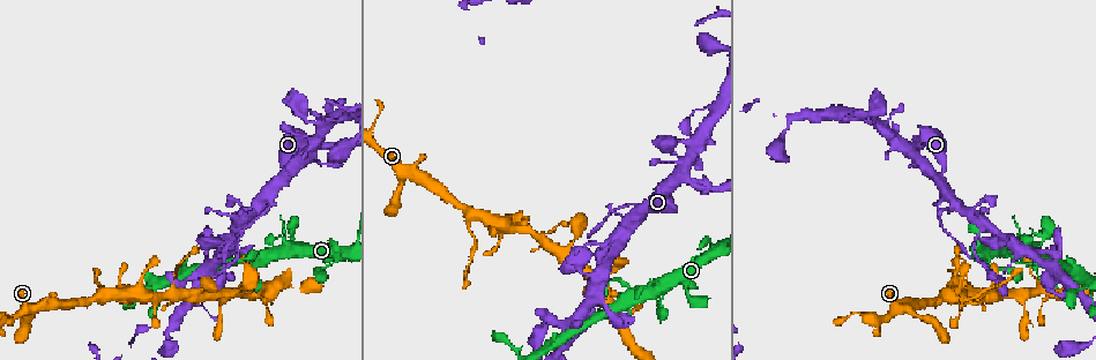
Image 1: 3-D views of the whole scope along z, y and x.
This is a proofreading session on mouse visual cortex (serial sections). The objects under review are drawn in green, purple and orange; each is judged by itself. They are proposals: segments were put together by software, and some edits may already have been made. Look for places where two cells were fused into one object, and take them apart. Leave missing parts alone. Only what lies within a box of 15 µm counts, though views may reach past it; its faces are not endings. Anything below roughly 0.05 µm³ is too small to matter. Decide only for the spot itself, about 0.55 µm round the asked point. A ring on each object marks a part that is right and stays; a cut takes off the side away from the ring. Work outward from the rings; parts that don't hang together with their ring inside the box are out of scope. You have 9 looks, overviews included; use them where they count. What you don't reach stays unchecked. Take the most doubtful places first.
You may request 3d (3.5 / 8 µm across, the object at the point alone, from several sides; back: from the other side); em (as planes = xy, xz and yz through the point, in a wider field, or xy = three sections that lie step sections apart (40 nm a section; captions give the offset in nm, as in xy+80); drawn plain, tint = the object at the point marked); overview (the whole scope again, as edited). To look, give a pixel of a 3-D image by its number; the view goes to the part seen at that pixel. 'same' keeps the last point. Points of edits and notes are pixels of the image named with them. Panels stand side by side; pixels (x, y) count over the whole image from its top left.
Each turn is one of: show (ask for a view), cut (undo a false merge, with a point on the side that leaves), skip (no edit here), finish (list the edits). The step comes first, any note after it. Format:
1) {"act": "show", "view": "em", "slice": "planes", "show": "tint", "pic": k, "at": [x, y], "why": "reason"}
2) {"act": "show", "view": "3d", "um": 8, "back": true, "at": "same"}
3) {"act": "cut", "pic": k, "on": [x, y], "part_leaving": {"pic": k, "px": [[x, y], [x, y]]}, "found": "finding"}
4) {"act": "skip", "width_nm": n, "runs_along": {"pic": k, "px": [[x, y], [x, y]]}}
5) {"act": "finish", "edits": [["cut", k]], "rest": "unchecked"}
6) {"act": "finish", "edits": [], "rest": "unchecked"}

{"act": "show", "view": "3d", "um": 8, "pic": 1, "at": [468, 218], "why": "small branch off a trunk"}

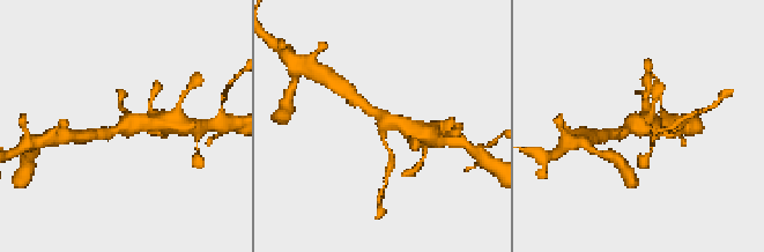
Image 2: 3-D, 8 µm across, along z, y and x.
{"act": "show", "view": "em", "slice": "xy", "step": 1, "show": "tint", "pic": 2, "at": [643, 130], "arms": 3, "arm_widths_nm": [150, 300, 500], "why": "now the EM"}

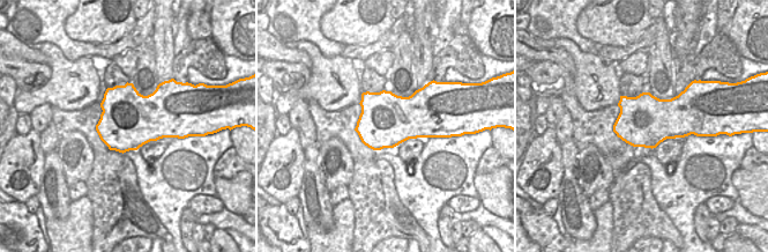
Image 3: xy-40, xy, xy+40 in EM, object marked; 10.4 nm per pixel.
{"act": "skip", "runs_along": {"pic": 2, "px": [[361, 103], [387, 121], [420, 131]]}, "found": "continuous, no second cell"}

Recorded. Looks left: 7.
{"act": "show", "view": "3d", "um": 3.5, "pic": 1, "at": [269, 198], "why": "branch point"}

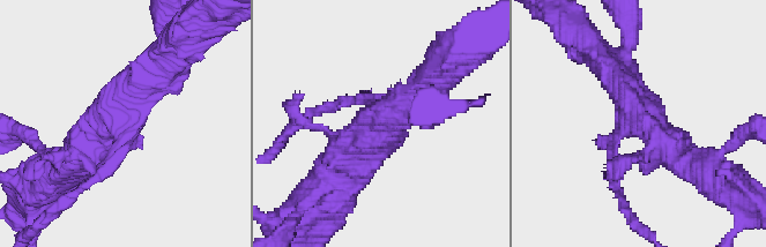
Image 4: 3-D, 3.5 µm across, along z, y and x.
{"act": "cut", "pic": 4, "on": [348, 102], "arm_widths_nm": [150, 450, 450], "part_leaving": {"pic": 4, "px": [[120, 137], [106, 170], [50, 211]]}, "found": "two cells meet here"}

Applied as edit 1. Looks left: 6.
{"act": "show", "view": "overview", "why": "redraw"}

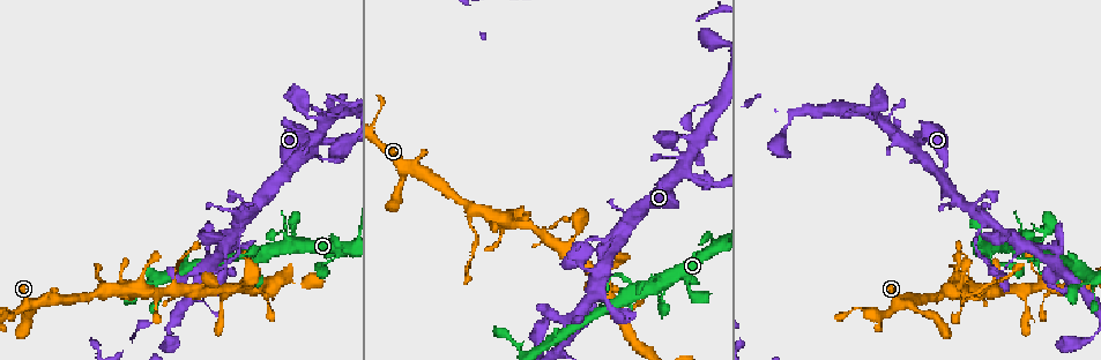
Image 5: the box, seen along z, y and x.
{"act": "show", "view": "3d", "um": 3.5, "back": true, "pic": 5, "at": [602, 313], "why": "branch point"}

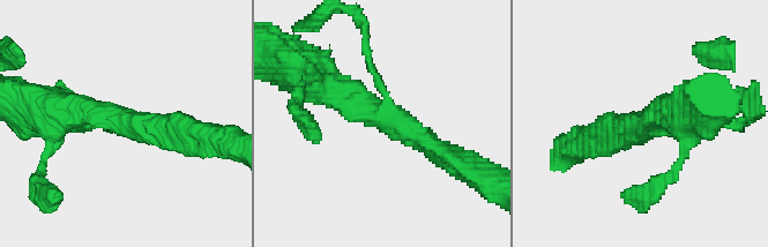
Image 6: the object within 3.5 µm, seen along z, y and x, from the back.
{"act": "show", "view": "em", "slice": "xy", "step": 5, "show": "tint", "pic": 6, "at": [380, 115], "arms": 3, "arm_widths_nm": [150, 300, 450], "why": "shape alone is not enough"}

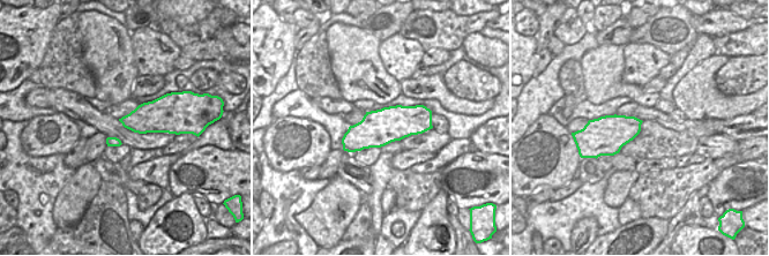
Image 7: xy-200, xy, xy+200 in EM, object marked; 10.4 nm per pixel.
{"act": "skip", "runs_along": {"pic": 6, "px": [[315, 83], [449, 157]]}, "found": "continuous, no second cell"}

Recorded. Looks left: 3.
{"act": "show", "view": "3d", "um": 3.5, "pic": 5, "at": [984, 219], "why": "four-way junction"}

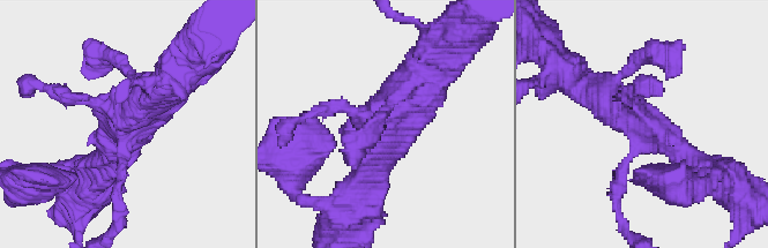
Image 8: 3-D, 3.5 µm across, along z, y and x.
{"act": "show", "view": "em", "slice": "xy", "step": 5, "show": "tint", "pic": 8, "at": [389, 130]}

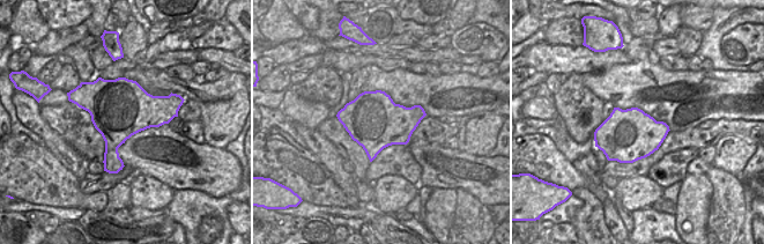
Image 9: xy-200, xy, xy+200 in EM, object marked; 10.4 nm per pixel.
{"act": "skip", "runs_along": {"pic": 8, "px": [[578, 83], [661, 129], [687, 155]]}, "found": "continuous, no second cell"}

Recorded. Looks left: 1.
{"act": "finish", "edits": [["cut", 4]], "rest": "unchecked"}

